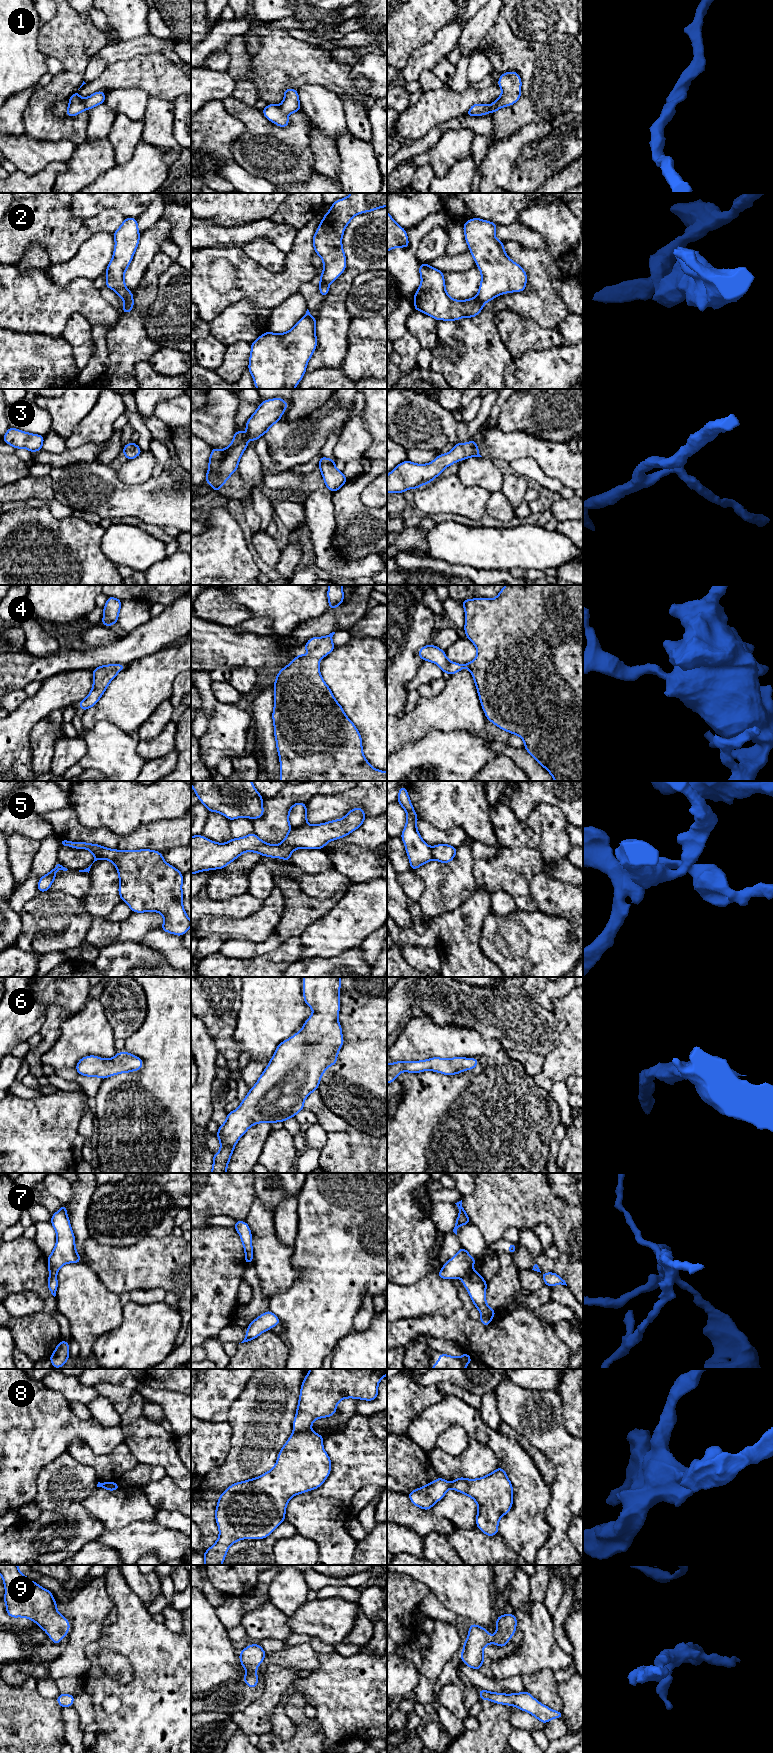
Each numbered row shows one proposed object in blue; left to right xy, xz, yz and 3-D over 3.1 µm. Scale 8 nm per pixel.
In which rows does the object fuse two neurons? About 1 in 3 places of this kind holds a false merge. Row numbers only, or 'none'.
2, 5, 7, 8

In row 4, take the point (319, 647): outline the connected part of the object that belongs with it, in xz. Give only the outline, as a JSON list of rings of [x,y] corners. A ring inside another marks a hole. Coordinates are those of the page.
[[[335,632],[330,633],[323,637],[312,637],[304,645],[304,649],[310,654],[305,656],[298,654],[294,660],[292,660],[286,667],[280,669],[280,672],[276,675],[276,681],[273,684],[274,687],[274,709],[272,713],[274,724],[274,736],[276,739],[276,748],[279,754],[280,760],[280,781],[387,781],[387,772],[373,768],[364,756],[362,748],[361,735],[354,725],[354,723],[345,715],[344,709],[336,701],[329,686],[323,680],[320,674],[319,662],[322,658],[330,654],[335,645],[332,642],[332,637]]]

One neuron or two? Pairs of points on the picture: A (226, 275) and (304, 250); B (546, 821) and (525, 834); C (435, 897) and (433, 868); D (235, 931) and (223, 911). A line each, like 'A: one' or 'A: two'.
A: one
B: two
C: one
D: two

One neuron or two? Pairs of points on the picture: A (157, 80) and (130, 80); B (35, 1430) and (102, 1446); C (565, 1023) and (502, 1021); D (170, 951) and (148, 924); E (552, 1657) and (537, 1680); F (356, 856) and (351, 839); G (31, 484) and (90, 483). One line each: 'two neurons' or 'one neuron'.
A: one neuron
B: one neuron
C: two neurons
D: two neurons
E: two neurons
F: two neurons
G: two neurons

